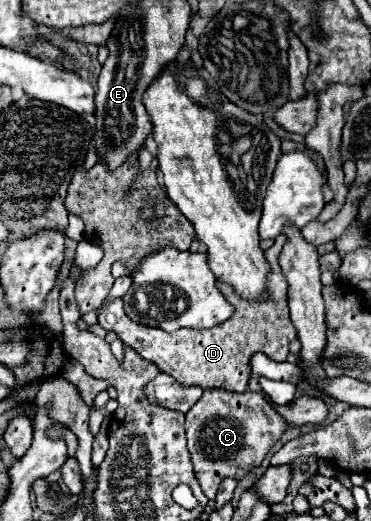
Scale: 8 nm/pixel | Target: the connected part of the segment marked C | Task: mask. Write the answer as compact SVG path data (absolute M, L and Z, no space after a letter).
M205 390L199 402L185 414L185 430L187 430L187 448L191 452L191 460L195 466L195 476L209 500L215 500L217 488L223 478L233 476L235 480L241 480L253 466L259 466L265 458L265 454L271 450L271 446L281 438L281 434L287 430L285 420L271 408L271 404L265 400L259 392L225 392L225 390Z

